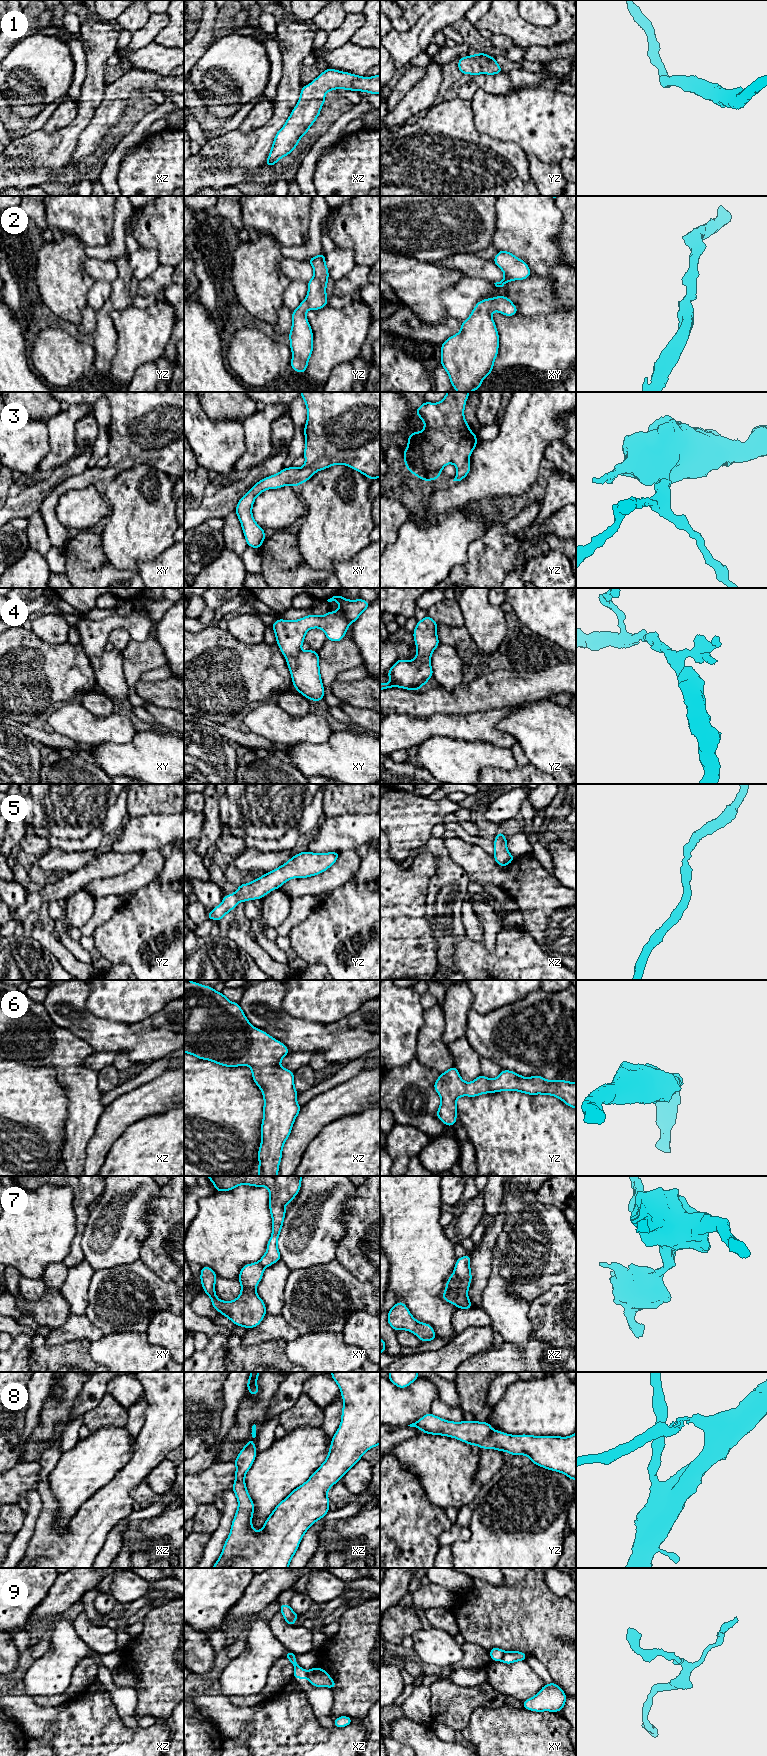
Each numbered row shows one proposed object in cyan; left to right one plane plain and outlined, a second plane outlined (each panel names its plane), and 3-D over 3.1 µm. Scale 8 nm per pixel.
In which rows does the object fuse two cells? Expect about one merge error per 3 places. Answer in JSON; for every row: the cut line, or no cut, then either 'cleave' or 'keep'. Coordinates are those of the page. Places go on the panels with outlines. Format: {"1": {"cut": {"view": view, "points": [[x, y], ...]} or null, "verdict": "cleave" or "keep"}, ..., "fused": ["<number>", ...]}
{"1": {"cut": null, "verdict": "keep"}, "2": {"cut": null, "verdict": "keep"}, "3": {"cut": null, "verdict": "keep"}, "4": {"cut": null, "verdict": "keep"}, "5": {"cut": null, "verdict": "keep"}, "6": {"cut": null, "verdict": "keep"}, "7": {"cut": {"view": "xz", "points": [[454, 1271], [458, 1278], [457, 1305]]}, "verdict": "cleave"}, "8": {"cut": null, "verdict": "keep"}, "9": {"cut": {"view": "xy", "points": [[504, 1651], [500, 1660]]}, "verdict": "cleave"}, "fused": ["7", "9"]}

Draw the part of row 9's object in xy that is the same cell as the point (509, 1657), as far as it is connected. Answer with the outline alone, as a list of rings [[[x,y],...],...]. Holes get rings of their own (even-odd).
[[[504,1651],[503,1657],[501,1659],[505,1664],[512,1664],[516,1661],[525,1661],[528,1657],[524,1652],[519,1651]]]

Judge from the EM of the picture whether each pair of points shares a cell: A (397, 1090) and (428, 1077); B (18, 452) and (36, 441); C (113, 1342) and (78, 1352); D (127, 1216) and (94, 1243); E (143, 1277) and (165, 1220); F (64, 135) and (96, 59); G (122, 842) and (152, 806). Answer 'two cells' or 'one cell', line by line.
A: one cell
B: one cell
C: two cells
D: one cell
E: two cells
F: one cell
G: two cells

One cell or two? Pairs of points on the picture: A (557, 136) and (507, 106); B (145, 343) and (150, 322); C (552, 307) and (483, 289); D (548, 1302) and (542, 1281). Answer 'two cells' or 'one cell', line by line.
A: one cell
B: one cell
C: one cell
D: two cells

